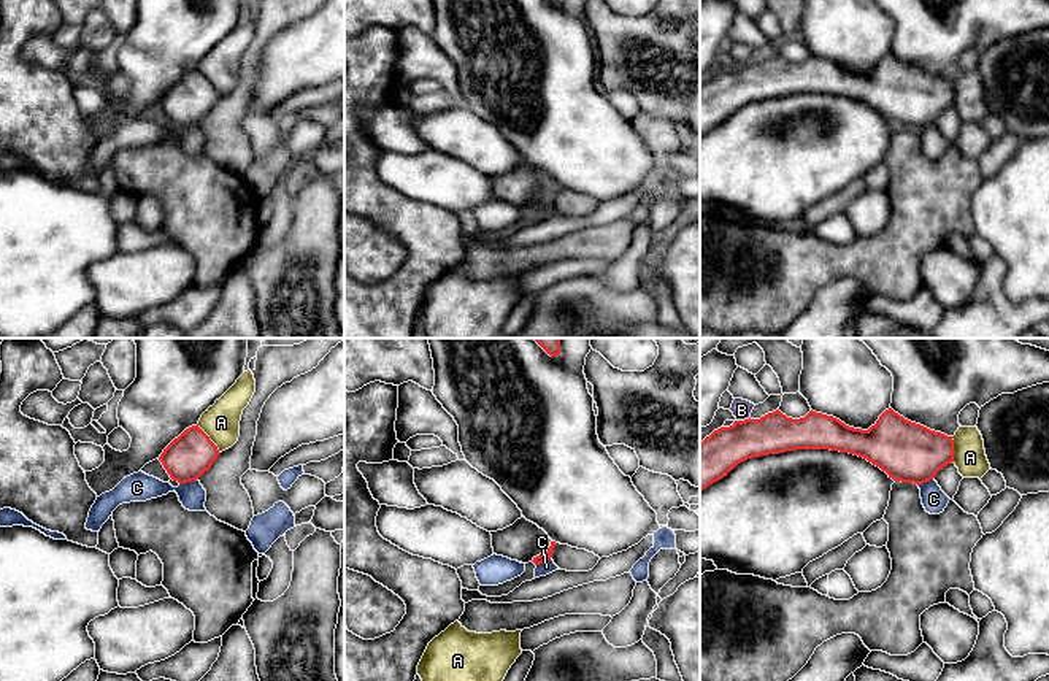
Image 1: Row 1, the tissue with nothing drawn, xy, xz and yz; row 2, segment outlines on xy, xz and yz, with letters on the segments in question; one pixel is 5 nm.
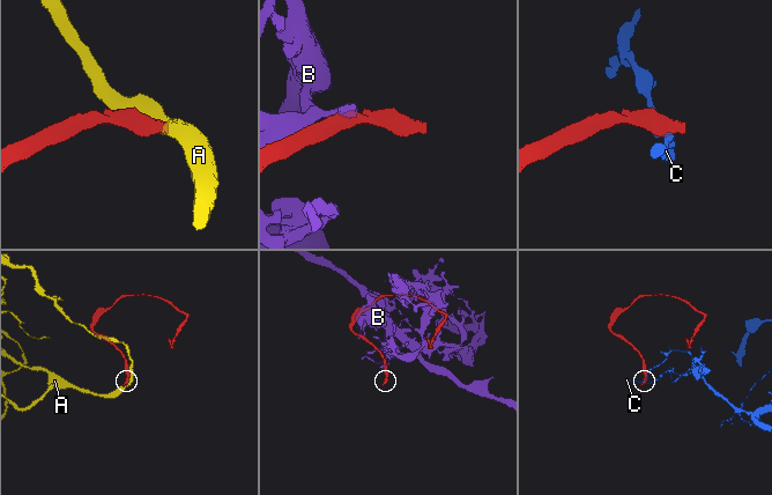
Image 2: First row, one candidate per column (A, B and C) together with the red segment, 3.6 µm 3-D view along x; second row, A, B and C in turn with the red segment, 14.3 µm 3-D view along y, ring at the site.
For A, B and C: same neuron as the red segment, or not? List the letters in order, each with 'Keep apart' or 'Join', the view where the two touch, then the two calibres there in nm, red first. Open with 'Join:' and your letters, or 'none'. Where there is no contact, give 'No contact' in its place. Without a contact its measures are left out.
Join: A
A: Join. Touches red in xy. Thickness 220 nm (red) against 190 nm
B: Keep apart. Touches red in yz. Thickness 200 nm (red) against 100 nm
C: Keep apart. Touches red in xy. Thickness 220 nm (red) against 140 nm

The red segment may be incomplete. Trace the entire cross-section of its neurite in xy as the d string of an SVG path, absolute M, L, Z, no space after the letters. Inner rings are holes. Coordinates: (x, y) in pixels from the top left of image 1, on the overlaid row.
M248 370L202 414L197 425L186 429L163 449L159 460L173 481L197 481L222 451L238 441L241 414L254 392L256 379Z

